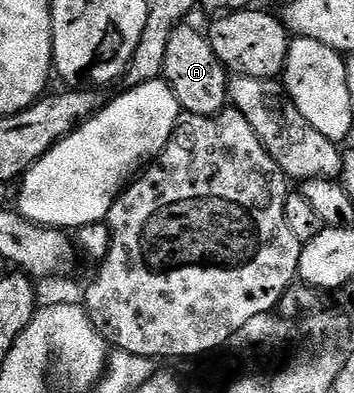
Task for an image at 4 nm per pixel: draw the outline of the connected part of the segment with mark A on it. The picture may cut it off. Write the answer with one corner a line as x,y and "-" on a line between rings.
189,26
176,27
171,33
171,41
167,41
163,79
180,101
182,112
190,115
217,115
229,103
230,76
219,57
215,57
215,49
211,49
208,34

